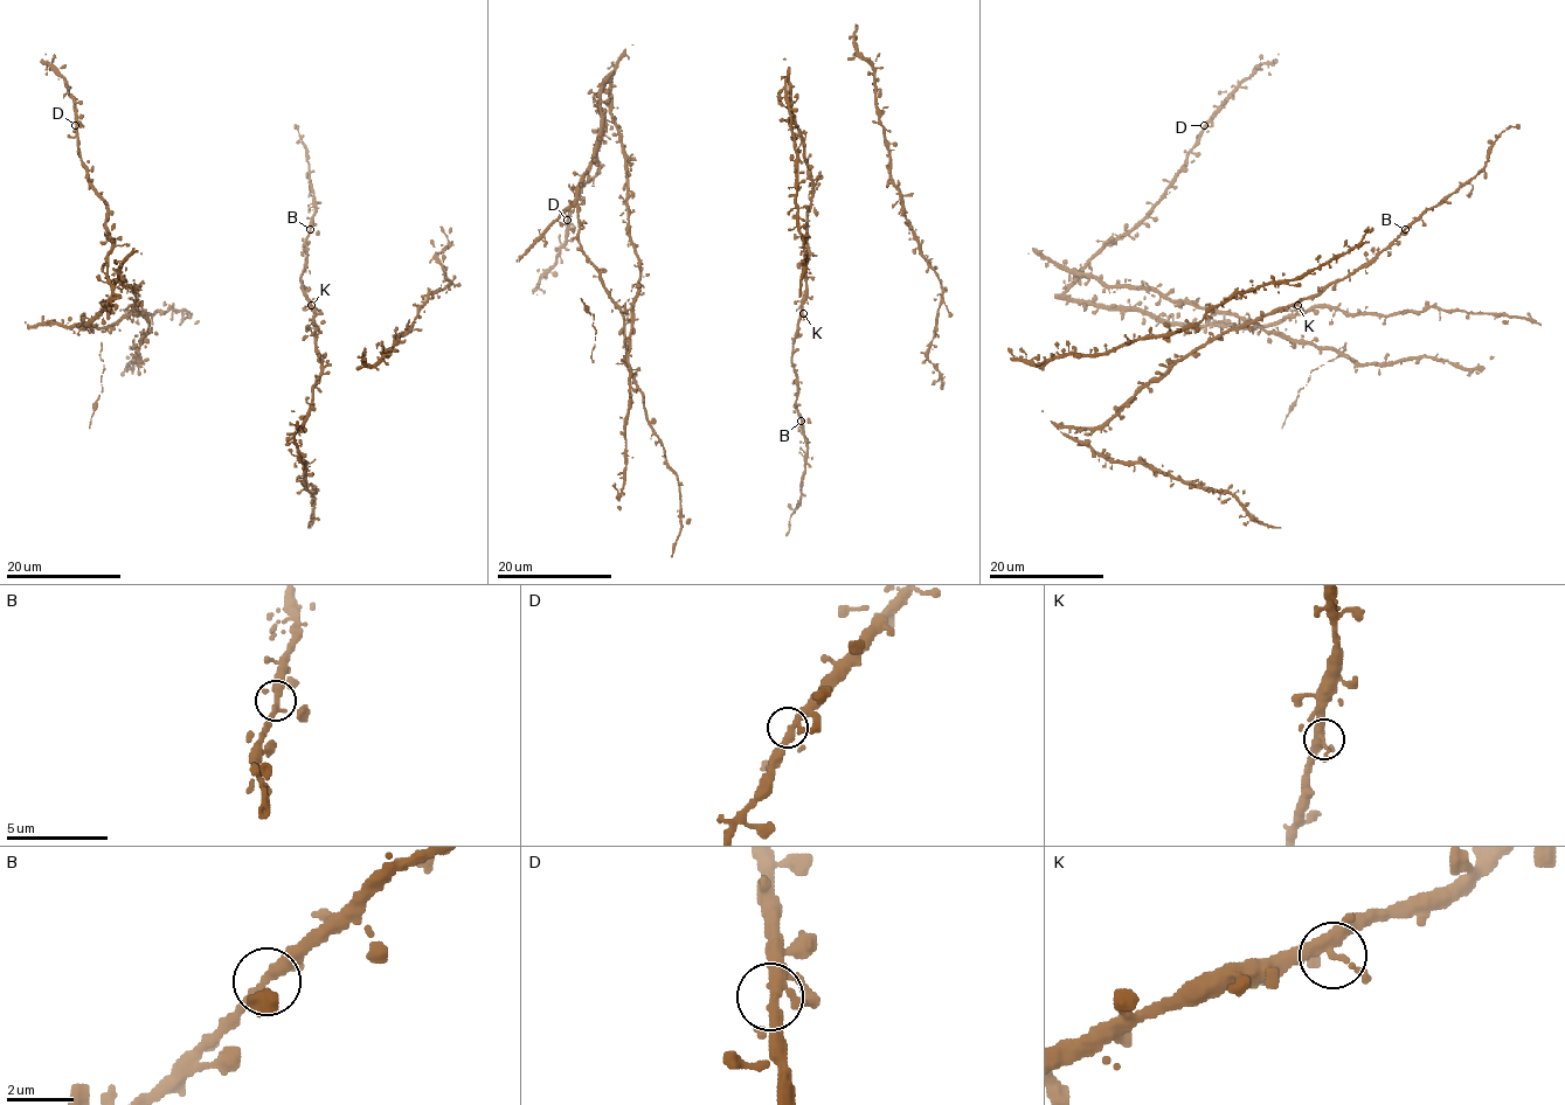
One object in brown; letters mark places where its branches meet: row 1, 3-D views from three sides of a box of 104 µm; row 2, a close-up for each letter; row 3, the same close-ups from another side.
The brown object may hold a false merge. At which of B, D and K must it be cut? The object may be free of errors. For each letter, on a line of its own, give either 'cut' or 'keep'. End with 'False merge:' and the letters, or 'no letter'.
B: keep
D: keep
K: keep
False merge: no letter

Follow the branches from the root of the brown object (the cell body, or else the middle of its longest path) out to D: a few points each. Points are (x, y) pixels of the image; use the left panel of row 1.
D: (153, 314), (133, 306), (110, 327), (85, 325), (110, 305), (112, 242), (75, 125)

